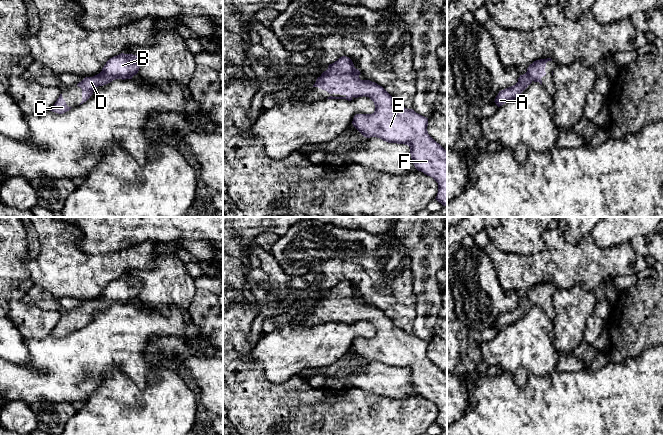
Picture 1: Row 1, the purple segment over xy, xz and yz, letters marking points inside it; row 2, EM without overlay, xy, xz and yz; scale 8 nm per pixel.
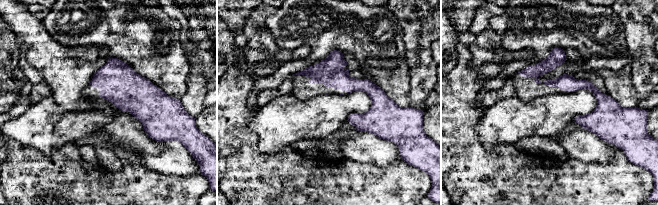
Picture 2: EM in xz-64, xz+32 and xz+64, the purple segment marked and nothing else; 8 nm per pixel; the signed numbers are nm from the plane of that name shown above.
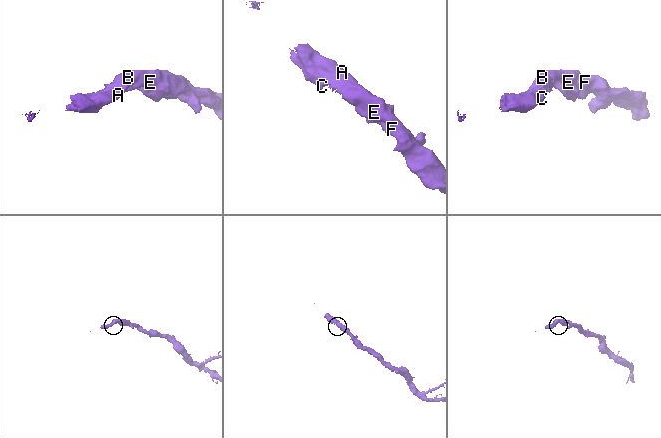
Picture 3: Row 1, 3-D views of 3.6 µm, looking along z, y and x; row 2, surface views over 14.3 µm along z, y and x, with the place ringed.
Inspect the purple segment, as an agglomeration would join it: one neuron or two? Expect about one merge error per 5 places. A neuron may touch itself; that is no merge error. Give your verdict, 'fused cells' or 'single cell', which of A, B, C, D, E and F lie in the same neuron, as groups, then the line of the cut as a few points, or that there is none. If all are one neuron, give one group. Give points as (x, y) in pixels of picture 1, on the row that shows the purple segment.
single cell; groups A B C D E F; cut none

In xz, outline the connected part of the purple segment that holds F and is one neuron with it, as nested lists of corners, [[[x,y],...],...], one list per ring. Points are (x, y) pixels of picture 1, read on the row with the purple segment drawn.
[[[342,56],[337,61],[329,64],[328,69],[317,78],[313,87],[318,87],[327,91],[331,96],[327,99],[346,99],[369,97],[375,105],[375,111],[372,114],[356,114],[353,118],[353,126],[366,138],[377,137],[388,143],[405,144],[410,147],[412,162],[418,171],[432,177],[438,183],[438,193],[436,200],[443,206],[447,206],[447,151],[437,143],[427,131],[428,118],[416,113],[413,109],[407,109],[400,105],[382,86],[370,80],[361,80],[360,71],[354,67],[349,57]]]

